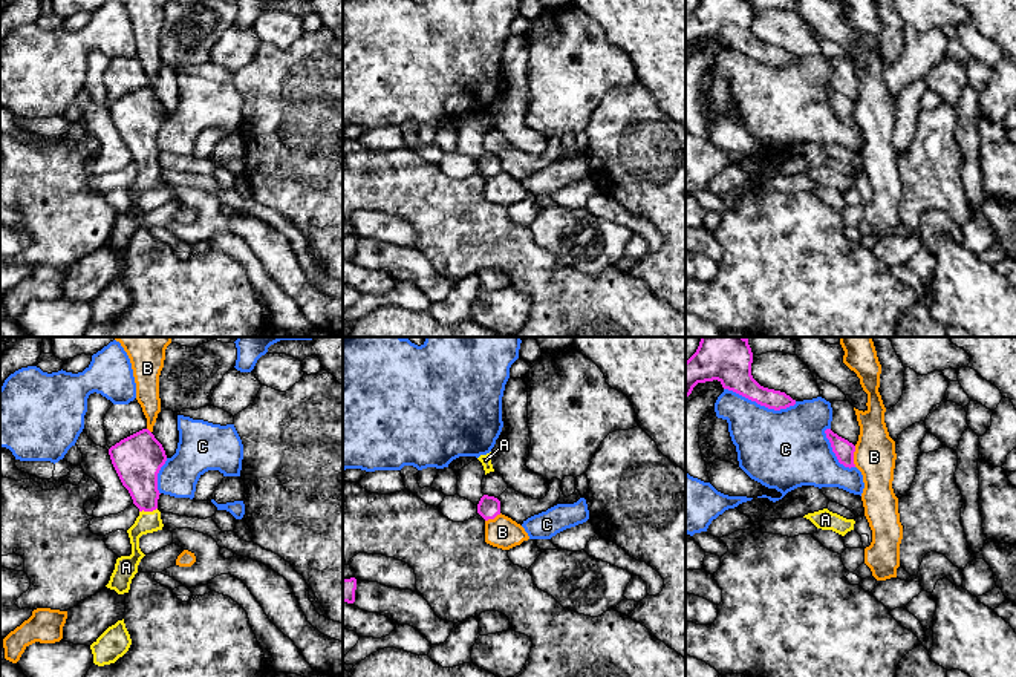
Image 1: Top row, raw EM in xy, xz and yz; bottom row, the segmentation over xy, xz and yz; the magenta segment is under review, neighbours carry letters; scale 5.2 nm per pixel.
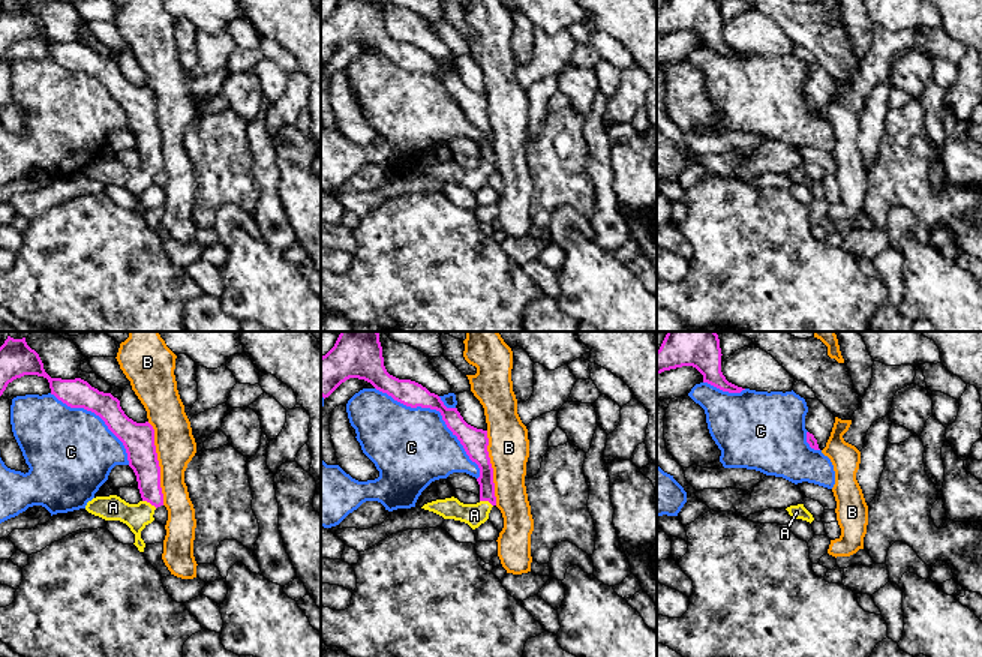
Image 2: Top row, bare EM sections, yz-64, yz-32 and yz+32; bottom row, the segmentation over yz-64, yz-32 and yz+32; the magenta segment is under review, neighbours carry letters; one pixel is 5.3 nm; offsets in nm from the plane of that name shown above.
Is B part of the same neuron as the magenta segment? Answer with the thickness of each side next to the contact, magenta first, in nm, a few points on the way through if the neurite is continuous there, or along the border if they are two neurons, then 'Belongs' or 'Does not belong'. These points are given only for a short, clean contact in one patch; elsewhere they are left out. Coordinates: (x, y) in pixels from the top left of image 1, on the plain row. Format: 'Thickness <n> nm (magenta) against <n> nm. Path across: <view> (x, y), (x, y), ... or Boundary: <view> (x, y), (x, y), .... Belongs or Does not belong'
Thickness 100 nm (magenta) against 220 nm. Boundary: yz (856, 103), (854, 123). Does not belong

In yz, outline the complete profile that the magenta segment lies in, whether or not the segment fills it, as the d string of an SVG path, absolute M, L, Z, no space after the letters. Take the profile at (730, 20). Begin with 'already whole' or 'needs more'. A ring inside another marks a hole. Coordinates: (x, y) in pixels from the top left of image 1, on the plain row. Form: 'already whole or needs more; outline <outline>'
already whole; outline M699 0L685 18L685 54L698 40L718 37L768 66L780 67L796 61L790 52L760 43L751 32L753 9L748 0Z

